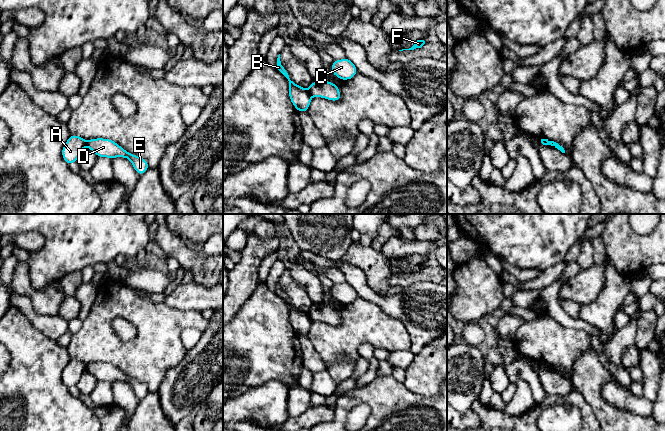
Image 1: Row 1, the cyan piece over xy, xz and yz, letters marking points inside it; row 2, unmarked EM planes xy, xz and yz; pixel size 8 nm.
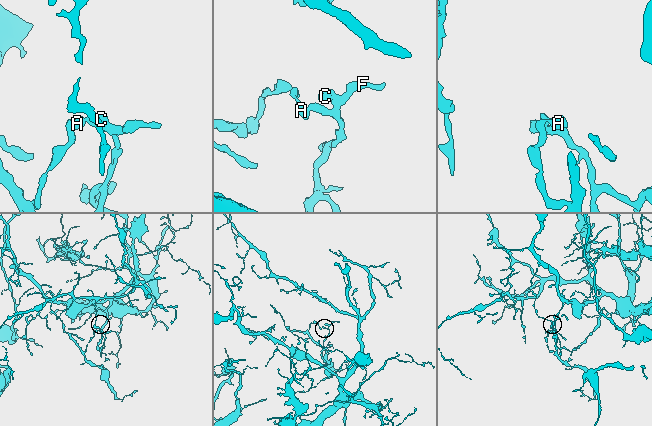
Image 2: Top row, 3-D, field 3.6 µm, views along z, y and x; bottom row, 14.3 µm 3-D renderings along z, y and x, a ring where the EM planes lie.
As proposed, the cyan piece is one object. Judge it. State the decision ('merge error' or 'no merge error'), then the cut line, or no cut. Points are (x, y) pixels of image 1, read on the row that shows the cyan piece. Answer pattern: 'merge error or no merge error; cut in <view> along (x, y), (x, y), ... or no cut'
merge error; cut in xz along (308, 89), (311, 96)

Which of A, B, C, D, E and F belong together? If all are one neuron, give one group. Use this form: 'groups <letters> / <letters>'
groups A B / C D E F

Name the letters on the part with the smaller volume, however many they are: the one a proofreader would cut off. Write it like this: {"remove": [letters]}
{"remove": ["A", "B"]}

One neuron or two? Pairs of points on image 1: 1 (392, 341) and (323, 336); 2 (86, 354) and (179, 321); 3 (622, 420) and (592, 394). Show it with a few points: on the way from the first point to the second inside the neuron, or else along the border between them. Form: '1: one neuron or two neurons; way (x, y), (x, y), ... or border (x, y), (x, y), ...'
1: one neuron; way (375, 336), (340, 336)
2: one neuron; way (109, 351), (143, 351), (156, 338)
3: one neuron; way (614, 418), (598, 402)

